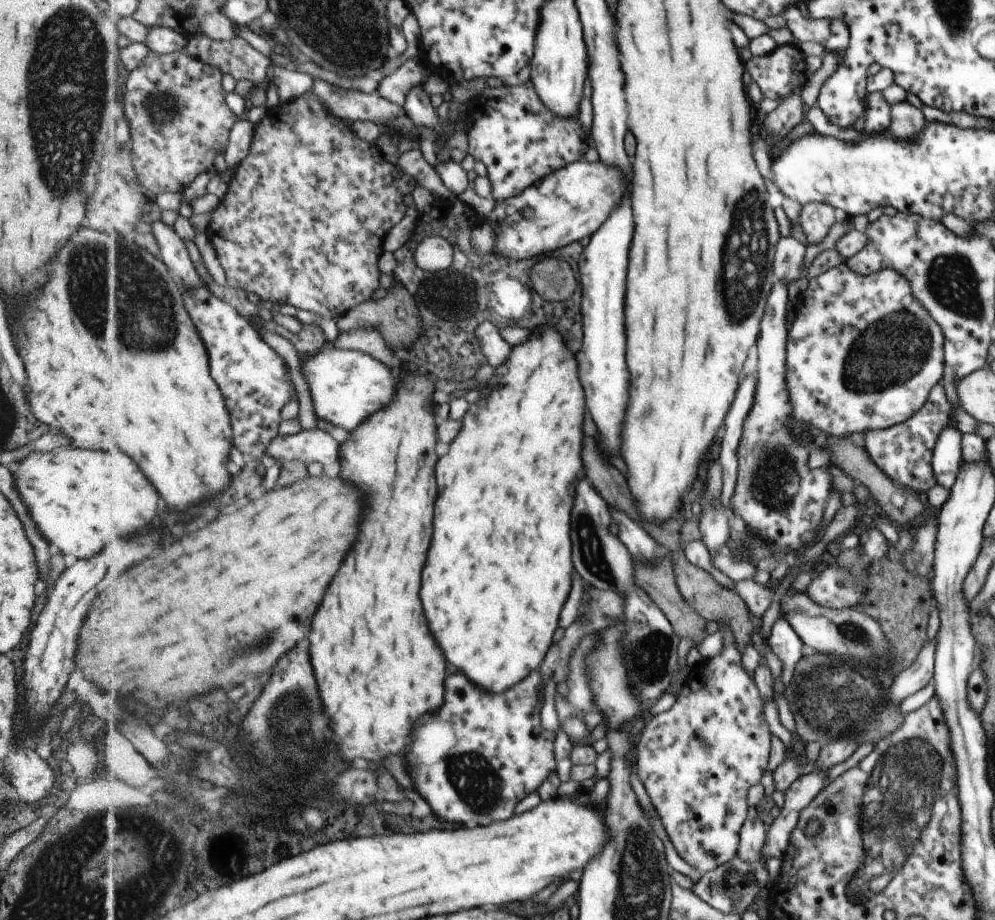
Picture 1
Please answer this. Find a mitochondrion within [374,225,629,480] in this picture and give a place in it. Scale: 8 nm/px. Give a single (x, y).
(460, 289)

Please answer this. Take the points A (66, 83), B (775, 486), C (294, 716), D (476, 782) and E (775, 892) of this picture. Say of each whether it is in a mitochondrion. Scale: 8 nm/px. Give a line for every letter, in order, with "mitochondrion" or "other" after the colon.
A: mitochondrion
B: mitochondrion
C: mitochondrion
D: mitochondrion
E: other

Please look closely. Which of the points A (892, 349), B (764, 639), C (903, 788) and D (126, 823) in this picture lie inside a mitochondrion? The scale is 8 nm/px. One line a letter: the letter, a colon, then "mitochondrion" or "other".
A: mitochondrion
B: other
C: mitochondrion
D: other

